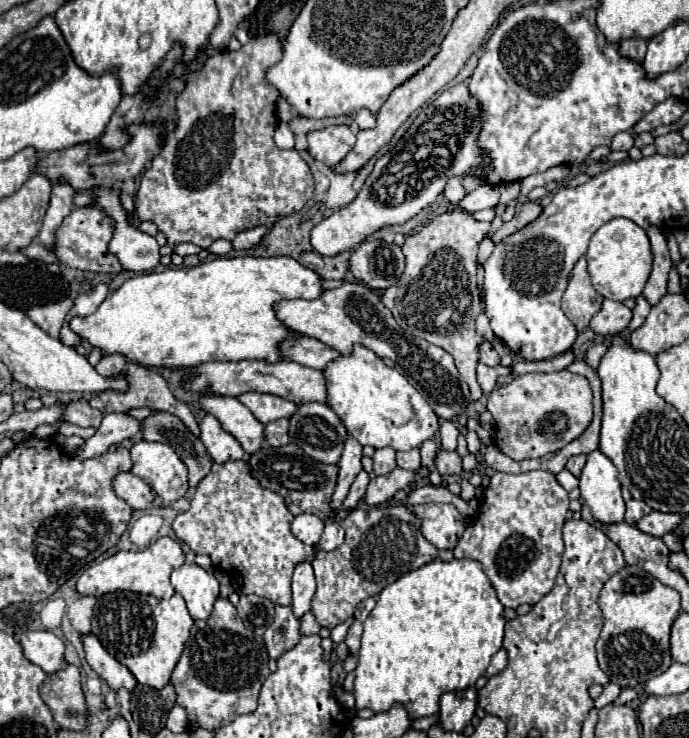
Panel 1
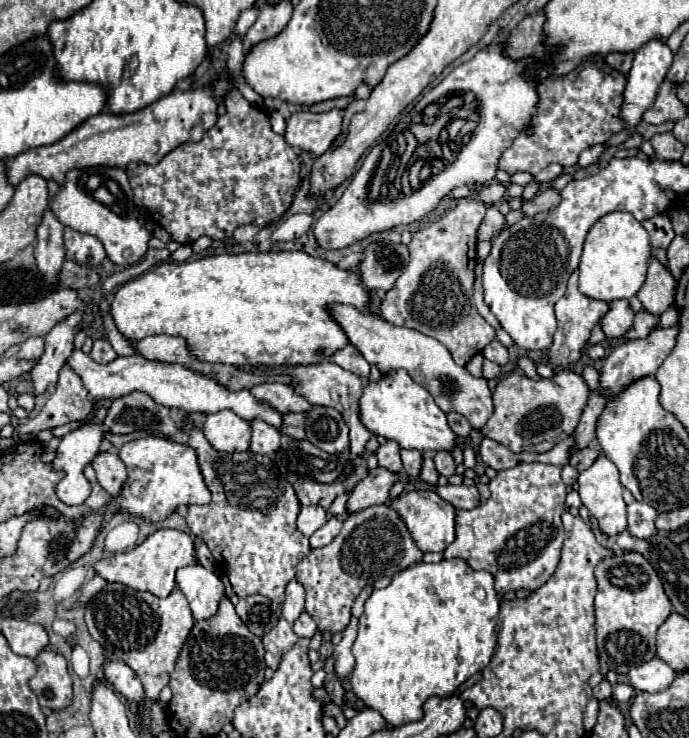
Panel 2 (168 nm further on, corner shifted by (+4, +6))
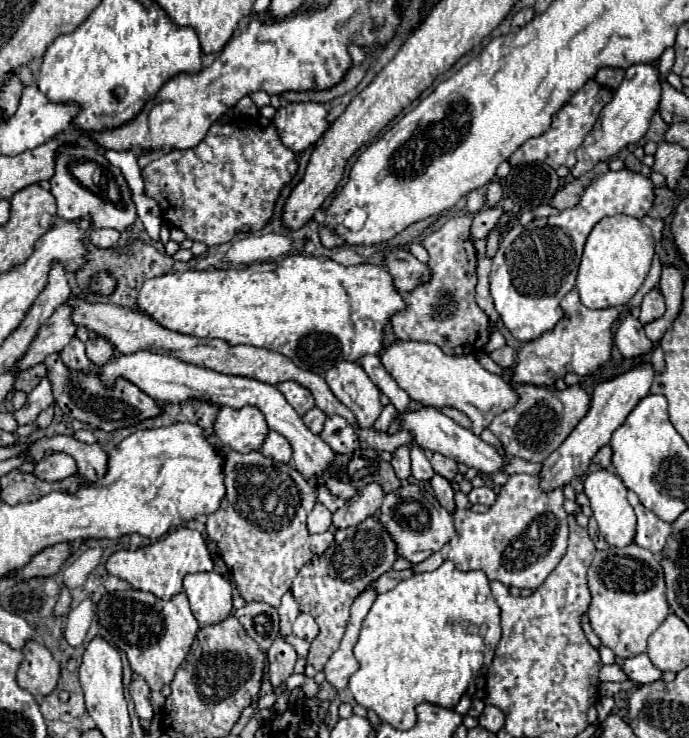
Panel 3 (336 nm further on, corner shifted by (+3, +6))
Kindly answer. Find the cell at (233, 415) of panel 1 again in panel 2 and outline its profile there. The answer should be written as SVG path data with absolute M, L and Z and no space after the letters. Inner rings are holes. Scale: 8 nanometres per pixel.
M251 421L253 437L251 437L251 451L259 455L271 455L281 445L281 433L267 425L265 421Z

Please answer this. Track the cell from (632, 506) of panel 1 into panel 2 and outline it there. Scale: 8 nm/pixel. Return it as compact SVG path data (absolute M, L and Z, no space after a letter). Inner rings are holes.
M633 501L631 505L627 505L627 515L629 515L629 527L627 529L637 539L649 539L657 533L657 527L655 527L657 511L651 505Z

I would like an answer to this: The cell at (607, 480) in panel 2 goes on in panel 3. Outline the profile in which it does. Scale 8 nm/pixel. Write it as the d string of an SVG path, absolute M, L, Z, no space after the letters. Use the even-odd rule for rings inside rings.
M598 469L586 475L584 479L584 493L590 501L594 519L598 521L600 533L604 535L604 539L614 545L614 547L626 547L628 543L634 541L634 529L636 529L636 515L634 509L630 507L628 499L626 499L626 485L622 483L622 479L608 471L608 469Z

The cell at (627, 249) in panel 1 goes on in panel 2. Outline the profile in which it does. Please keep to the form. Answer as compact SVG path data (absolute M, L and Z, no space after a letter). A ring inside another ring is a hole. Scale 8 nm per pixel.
M607 213L587 233L579 263L579 291L589 299L601 299L607 303L631 299L645 283L649 259L651 243L643 225L631 213Z

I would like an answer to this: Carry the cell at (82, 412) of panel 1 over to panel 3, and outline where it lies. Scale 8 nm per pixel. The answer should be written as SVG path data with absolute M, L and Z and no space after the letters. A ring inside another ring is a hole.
M74 337L60 353L60 359L64 361L64 365L70 369L70 371L80 371L80 373L88 373L94 365L88 361L86 357L86 351L84 351L84 343Z

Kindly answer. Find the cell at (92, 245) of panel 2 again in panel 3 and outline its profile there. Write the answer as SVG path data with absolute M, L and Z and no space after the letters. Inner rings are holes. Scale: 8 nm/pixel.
M92 229L92 233L88 235L90 243L94 247L100 247L100 249L112 247L118 241L118 237L120 237L120 233L114 229Z

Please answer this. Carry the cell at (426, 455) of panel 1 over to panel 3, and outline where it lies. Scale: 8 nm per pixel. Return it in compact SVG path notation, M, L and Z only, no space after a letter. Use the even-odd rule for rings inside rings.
M434 475L430 479L430 485L432 485L432 489L436 493L436 499L440 501L440 505L444 505L444 509L448 509L452 513L456 505L454 505L454 491L450 487L450 481L444 479L444 477L440 477L440 475Z

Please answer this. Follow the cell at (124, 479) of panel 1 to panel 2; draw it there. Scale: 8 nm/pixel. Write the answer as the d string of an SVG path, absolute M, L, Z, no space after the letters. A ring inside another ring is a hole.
M101 451L93 459L93 469L97 473L99 485L109 495L119 495L119 489L123 481L127 479L127 471L123 469L123 461L119 461L119 455L115 451Z

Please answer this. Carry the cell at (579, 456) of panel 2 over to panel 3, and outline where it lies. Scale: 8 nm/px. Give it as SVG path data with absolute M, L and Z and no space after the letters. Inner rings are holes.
M604 445L604 447L594 455L592 463L594 463L594 465L598 465L598 467L608 469L608 467L612 465L612 449L610 449L610 445Z

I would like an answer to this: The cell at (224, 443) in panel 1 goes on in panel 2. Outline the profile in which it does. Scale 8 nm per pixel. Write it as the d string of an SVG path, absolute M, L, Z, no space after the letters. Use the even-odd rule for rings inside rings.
M219 411L207 415L203 433L207 441L219 451L225 453L247 451L251 441L251 423L237 417L233 411Z

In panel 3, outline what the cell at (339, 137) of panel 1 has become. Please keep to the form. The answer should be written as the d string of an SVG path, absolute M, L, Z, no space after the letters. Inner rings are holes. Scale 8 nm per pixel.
M290 103L288 107L280 107L274 121L272 121L280 133L282 143L292 149L294 153L300 153L308 147L312 147L328 129L328 109L320 103Z

